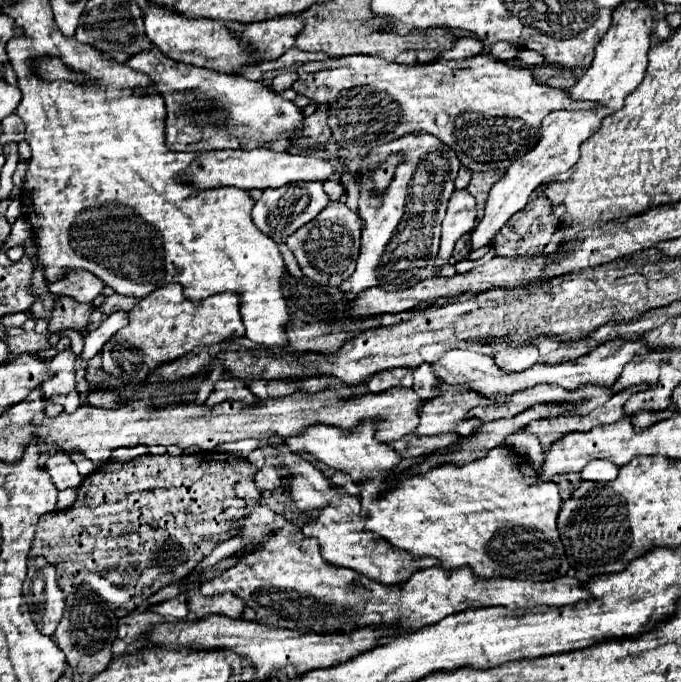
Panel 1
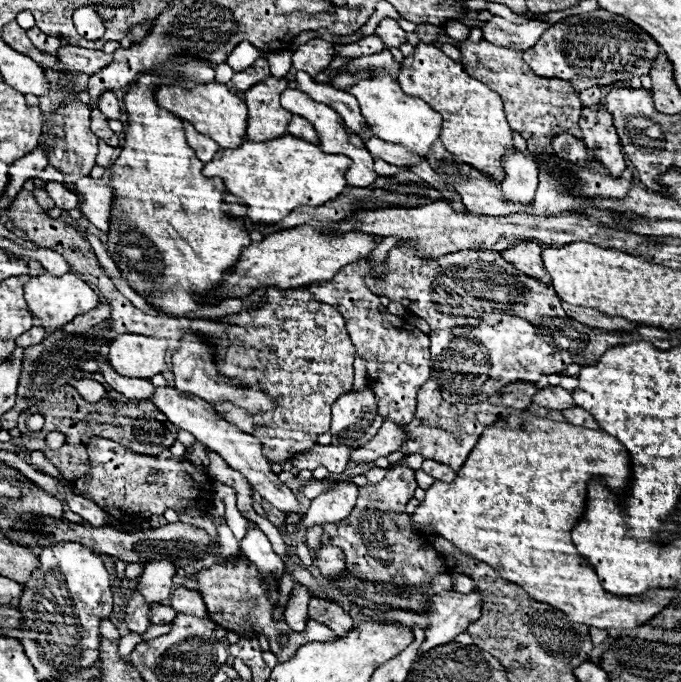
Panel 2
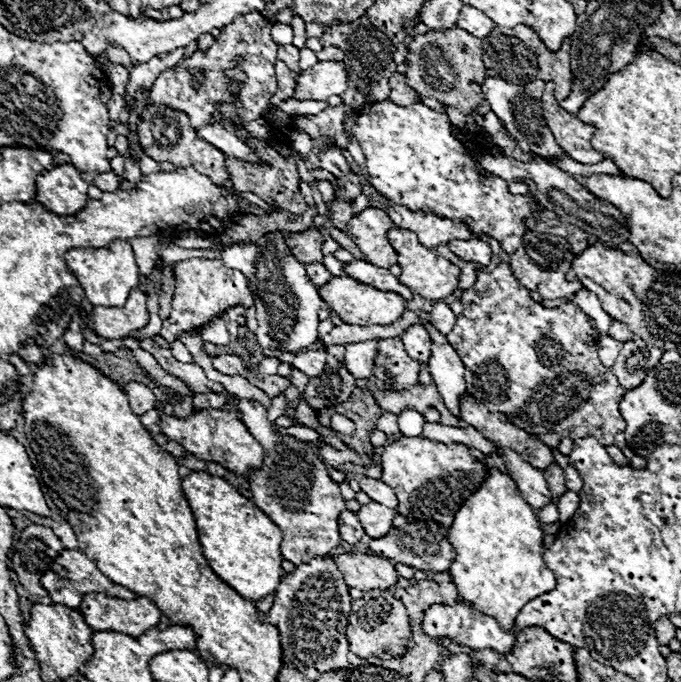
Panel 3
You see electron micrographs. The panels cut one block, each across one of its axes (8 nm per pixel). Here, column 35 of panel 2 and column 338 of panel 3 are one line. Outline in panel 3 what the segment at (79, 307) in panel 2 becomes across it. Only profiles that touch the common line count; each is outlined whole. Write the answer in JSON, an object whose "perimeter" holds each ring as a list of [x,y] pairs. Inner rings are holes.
{"perimeter":[[[332,276],[330,282],[320,288],[320,296],[338,314],[338,318],[344,324],[358,324],[358,326],[392,324],[408,308],[408,300],[404,300],[396,292],[384,292],[384,290],[378,290],[378,288],[372,288],[368,284],[362,284],[354,278],[350,278],[350,276]]]}

